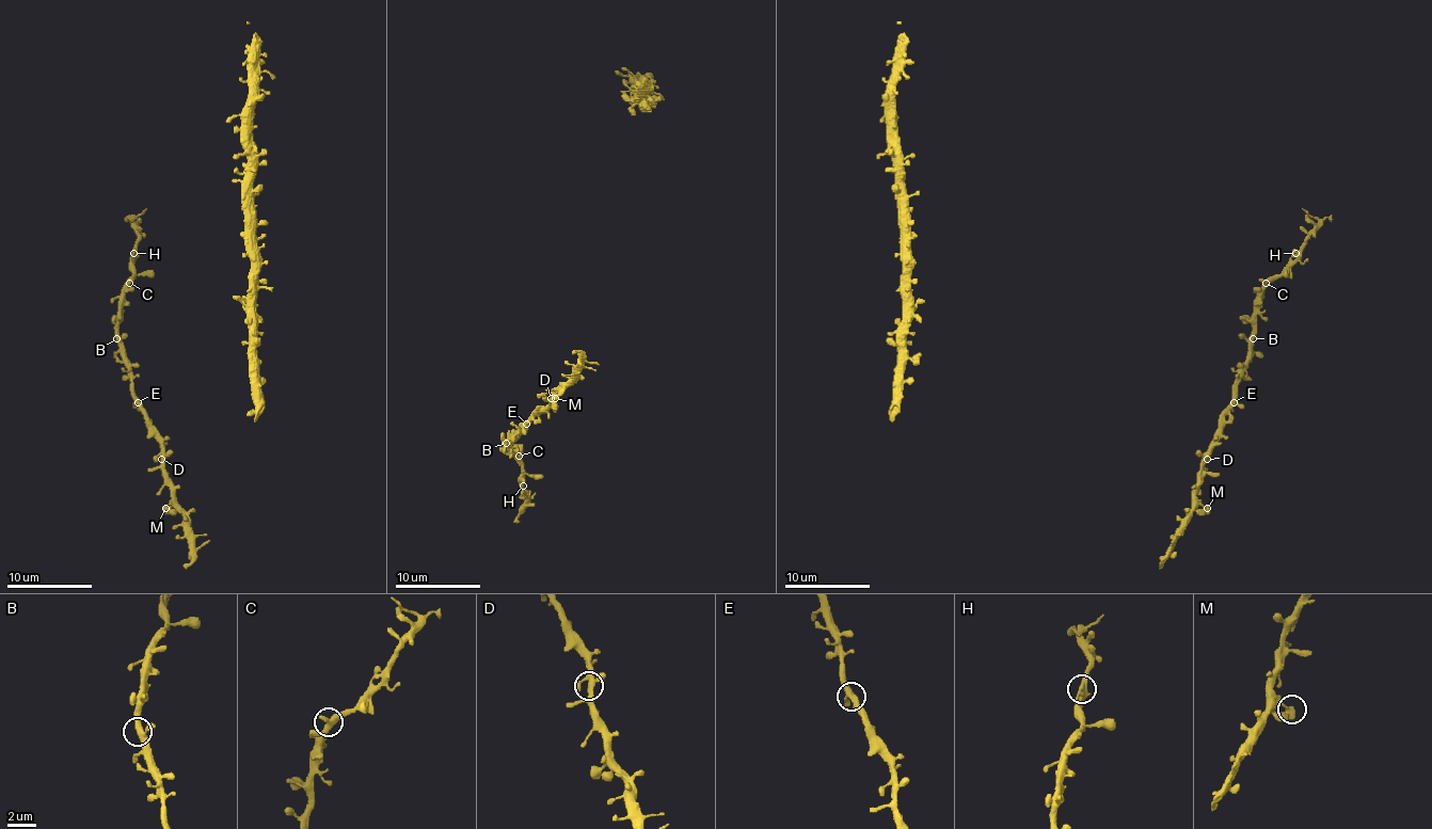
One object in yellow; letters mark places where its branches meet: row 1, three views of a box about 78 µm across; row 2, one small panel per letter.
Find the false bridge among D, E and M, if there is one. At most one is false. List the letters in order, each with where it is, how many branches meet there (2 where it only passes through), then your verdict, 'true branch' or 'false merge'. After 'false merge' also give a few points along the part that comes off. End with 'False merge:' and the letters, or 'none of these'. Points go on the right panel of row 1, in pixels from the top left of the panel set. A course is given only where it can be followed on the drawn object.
D: place (1207, 459); branches 4; true branch
E: place (1234, 402); branches 3; true branch
M: place (1207, 508); branches 2; true branch
False merge: none of these

